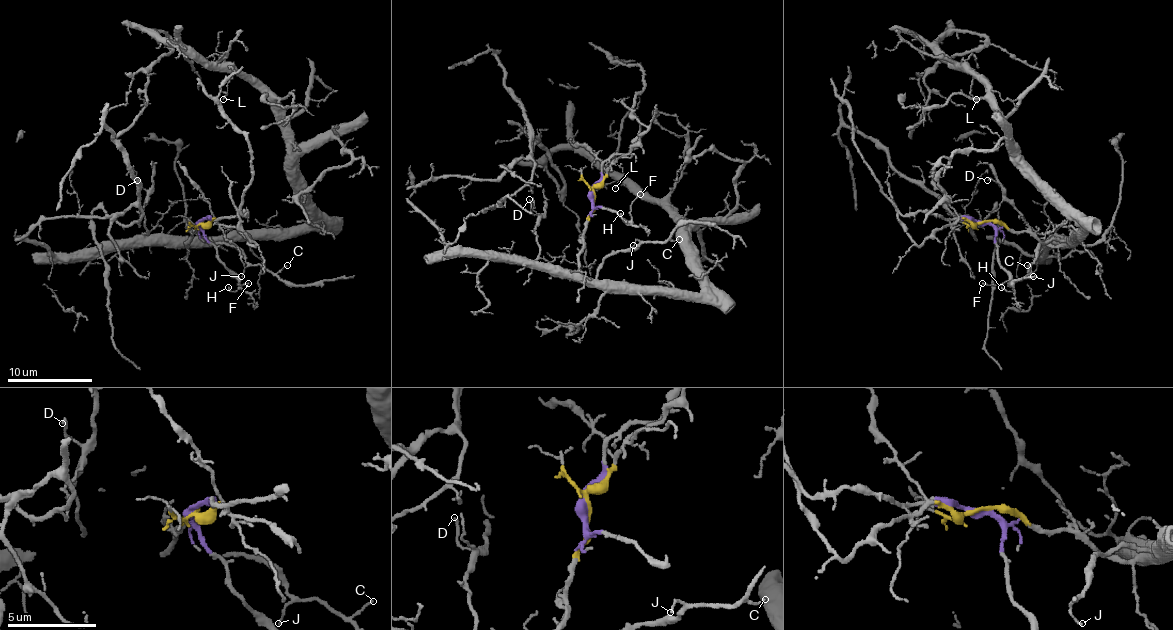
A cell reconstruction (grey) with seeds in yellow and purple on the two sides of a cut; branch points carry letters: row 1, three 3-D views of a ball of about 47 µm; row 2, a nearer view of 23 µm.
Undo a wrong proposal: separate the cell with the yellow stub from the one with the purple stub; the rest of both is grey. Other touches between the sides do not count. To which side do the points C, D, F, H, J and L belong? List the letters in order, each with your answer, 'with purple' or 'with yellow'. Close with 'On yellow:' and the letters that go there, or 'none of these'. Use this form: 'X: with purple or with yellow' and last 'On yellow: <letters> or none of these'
C: with yellow
D: with yellow
F: with purple
H: with purple
J: with yellow
L: with yellow
On yellow: C, D, J, L

